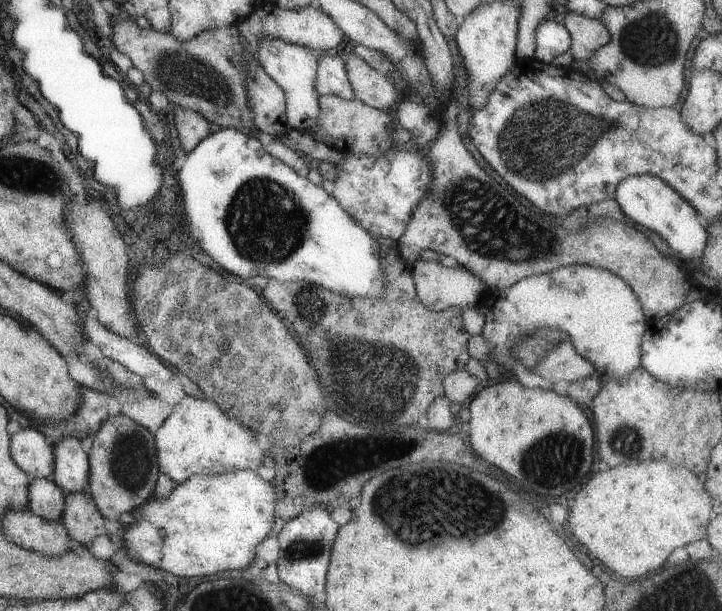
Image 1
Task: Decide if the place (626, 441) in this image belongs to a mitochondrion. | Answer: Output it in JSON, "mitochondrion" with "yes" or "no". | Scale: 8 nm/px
{"mitochondrion":"yes"}

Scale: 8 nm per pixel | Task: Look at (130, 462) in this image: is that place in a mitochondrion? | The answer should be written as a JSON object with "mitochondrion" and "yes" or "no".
{"mitochondrion":"yes"}

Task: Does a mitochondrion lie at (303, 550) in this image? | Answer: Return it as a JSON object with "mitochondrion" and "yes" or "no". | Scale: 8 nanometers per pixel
{"mitochondrion":"yes"}

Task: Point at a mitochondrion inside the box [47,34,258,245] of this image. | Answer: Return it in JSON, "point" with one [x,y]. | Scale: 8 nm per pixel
{"point":[176,70]}

